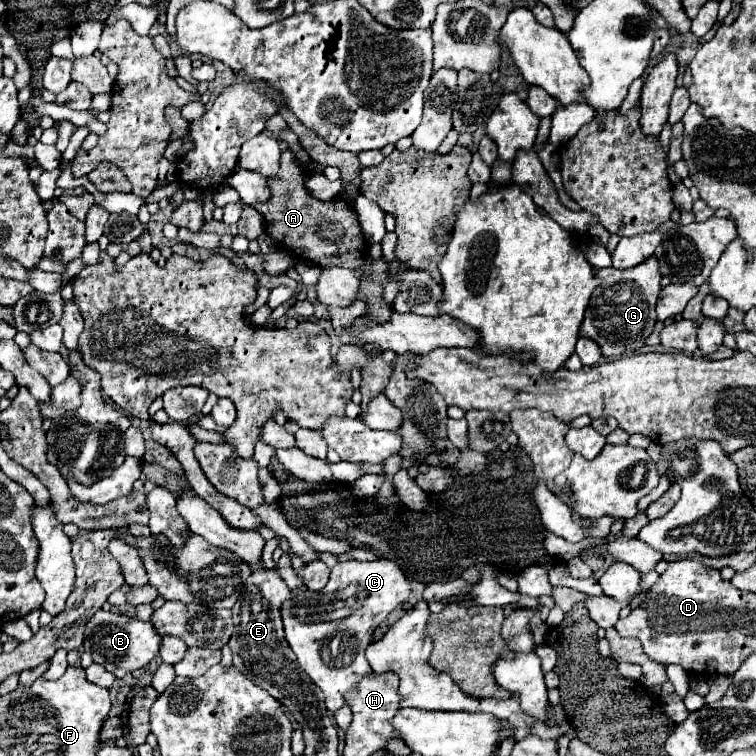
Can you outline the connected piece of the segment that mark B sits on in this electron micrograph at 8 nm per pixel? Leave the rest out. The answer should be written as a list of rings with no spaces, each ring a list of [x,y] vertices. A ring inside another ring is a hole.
[[[99,610],[85,624],[83,648],[93,656],[93,662],[101,664],[107,672],[115,674],[117,678],[123,678],[125,674],[147,666],[159,652],[159,646],[161,640],[159,634],[155,634],[151,622],[141,622],[123,614],[115,616],[107,610]]]

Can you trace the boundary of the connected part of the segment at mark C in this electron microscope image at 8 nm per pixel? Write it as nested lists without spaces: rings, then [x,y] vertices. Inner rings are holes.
[[[345,560],[337,562],[331,568],[329,582],[323,590],[315,594],[347,594],[349,602],[361,602],[357,610],[351,612],[351,616],[339,618],[339,620],[327,620],[327,622],[313,622],[313,620],[303,620],[297,616],[293,606],[301,606],[303,602],[313,602],[313,604],[325,604],[327,600],[323,596],[309,596],[309,598],[291,598],[283,602],[281,606],[281,618],[283,626],[287,632],[287,644],[297,656],[299,666],[311,676],[311,680],[323,690],[325,694],[325,704],[331,712],[339,710],[345,706],[345,692],[351,690],[351,686],[359,684],[361,678],[375,674],[371,666],[367,664],[363,650],[371,642],[373,630],[393,612],[397,606],[401,606],[409,594],[411,586],[401,568],[393,560],[375,560],[375,562],[361,562],[361,560]],[[353,584],[353,590],[349,590]],[[351,646],[353,646],[353,656],[351,656]]]

